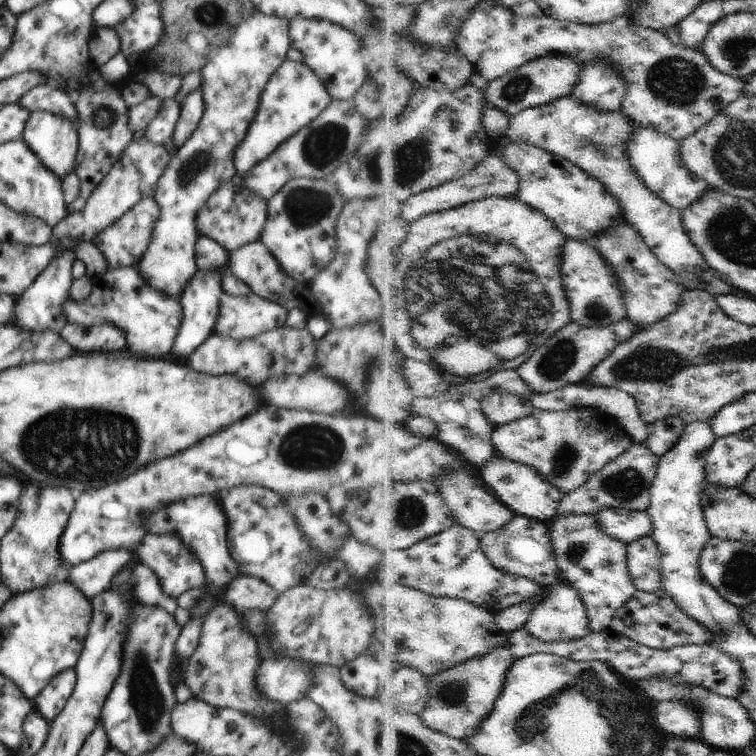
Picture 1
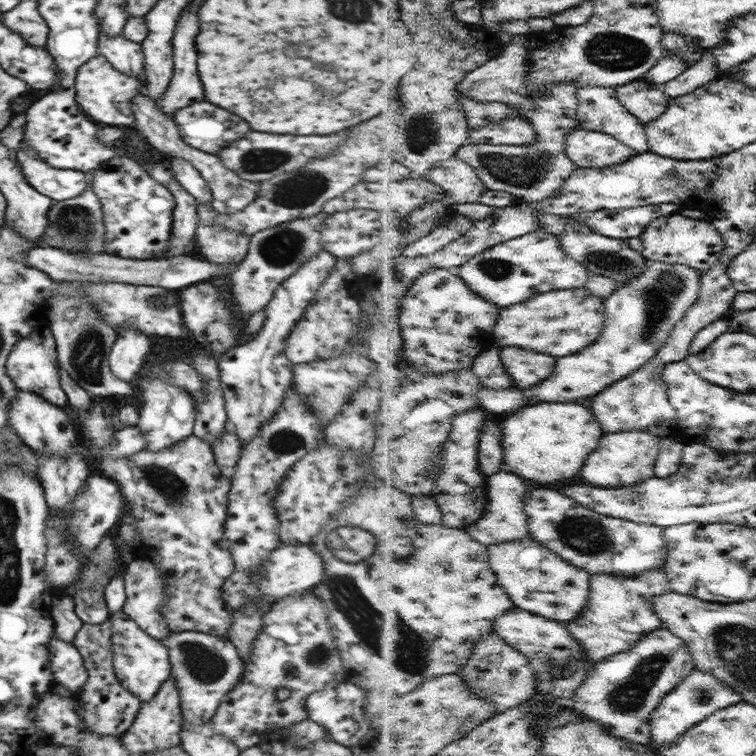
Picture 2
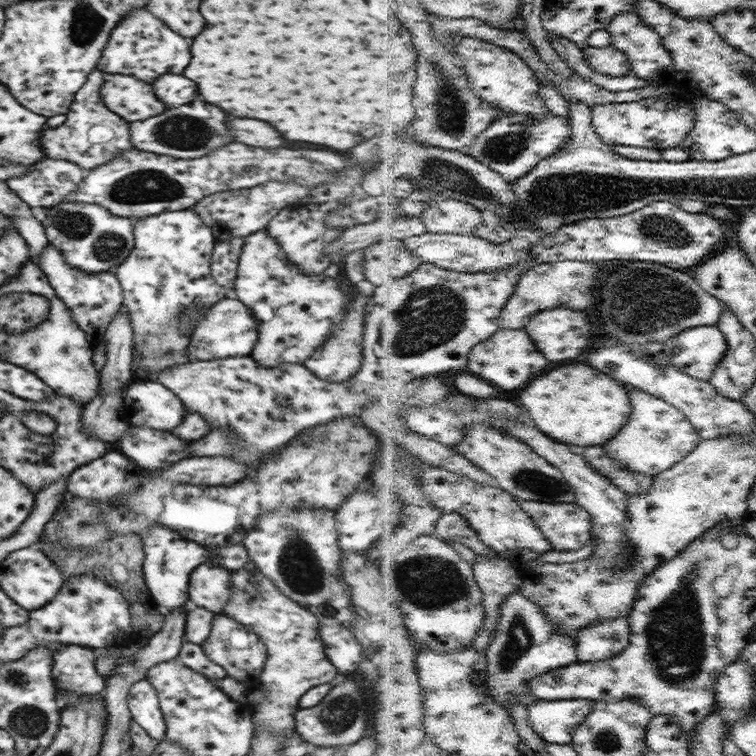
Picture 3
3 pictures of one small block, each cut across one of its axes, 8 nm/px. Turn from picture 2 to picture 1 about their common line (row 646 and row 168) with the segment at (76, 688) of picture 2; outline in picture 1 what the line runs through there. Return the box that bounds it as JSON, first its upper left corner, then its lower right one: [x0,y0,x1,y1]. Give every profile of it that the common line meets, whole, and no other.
[22,112,79,179]

